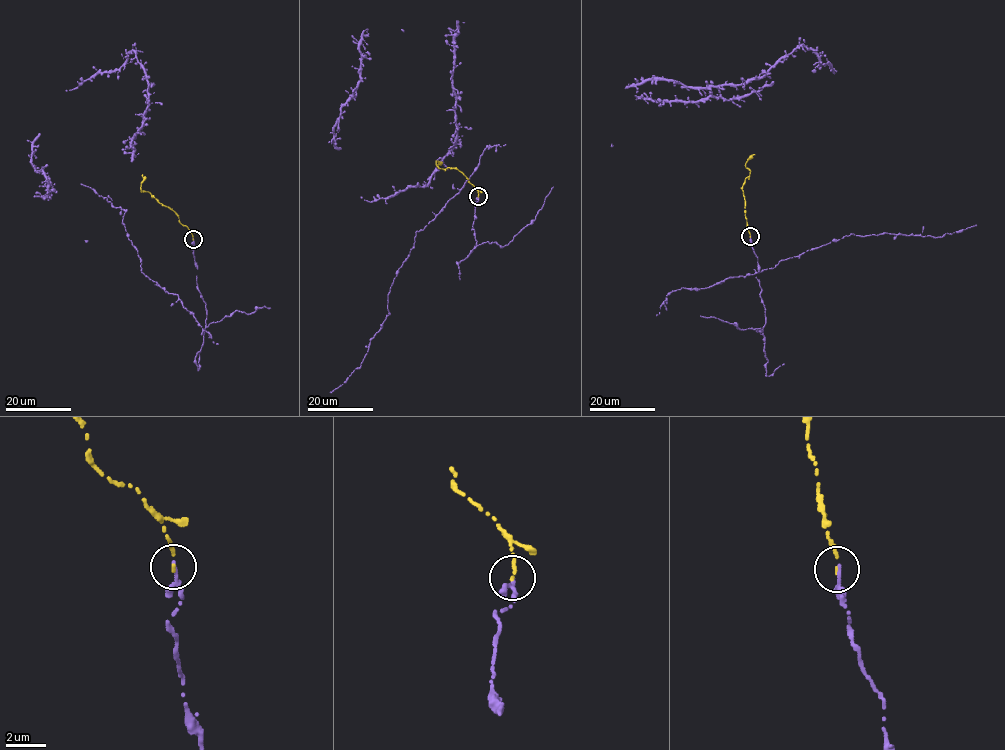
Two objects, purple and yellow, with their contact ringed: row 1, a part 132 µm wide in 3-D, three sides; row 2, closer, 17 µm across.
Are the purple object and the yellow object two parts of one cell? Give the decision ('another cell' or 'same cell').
same cell

